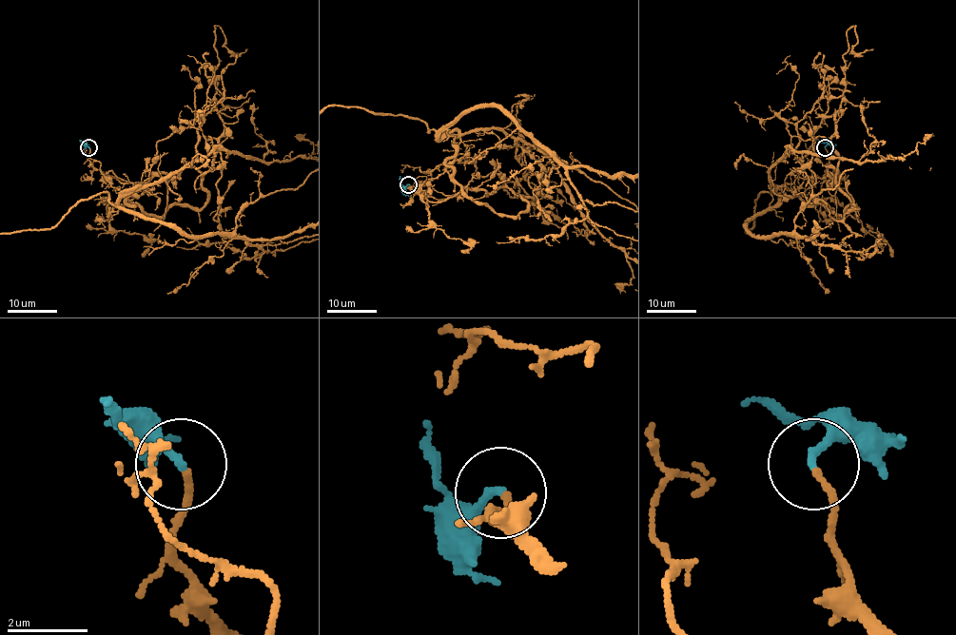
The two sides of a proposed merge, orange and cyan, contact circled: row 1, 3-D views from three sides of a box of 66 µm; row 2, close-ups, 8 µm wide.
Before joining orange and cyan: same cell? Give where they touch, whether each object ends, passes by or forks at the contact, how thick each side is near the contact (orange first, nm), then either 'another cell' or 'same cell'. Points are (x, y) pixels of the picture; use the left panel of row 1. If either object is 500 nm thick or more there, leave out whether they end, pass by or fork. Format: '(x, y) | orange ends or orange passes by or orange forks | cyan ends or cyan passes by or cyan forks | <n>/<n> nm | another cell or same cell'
(88, 147) | orange ends | cyan ends | 180/200 nm | same cell

